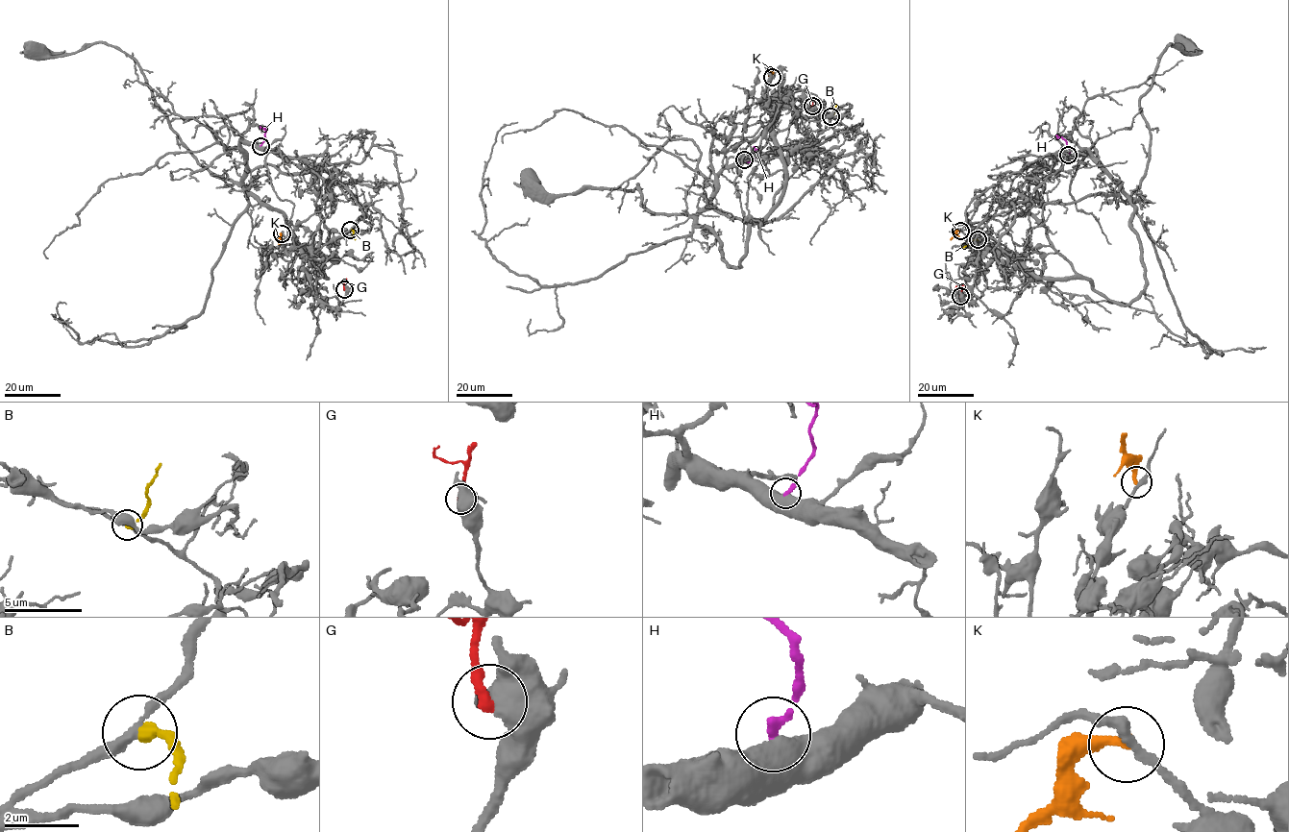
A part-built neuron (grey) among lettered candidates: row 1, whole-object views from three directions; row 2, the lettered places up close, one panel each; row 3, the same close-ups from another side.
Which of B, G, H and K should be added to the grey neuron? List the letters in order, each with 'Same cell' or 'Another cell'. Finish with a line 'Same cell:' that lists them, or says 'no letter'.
B: Another cell
G: Another cell
H: Another cell
K: Another cell
Same cell: no letter

